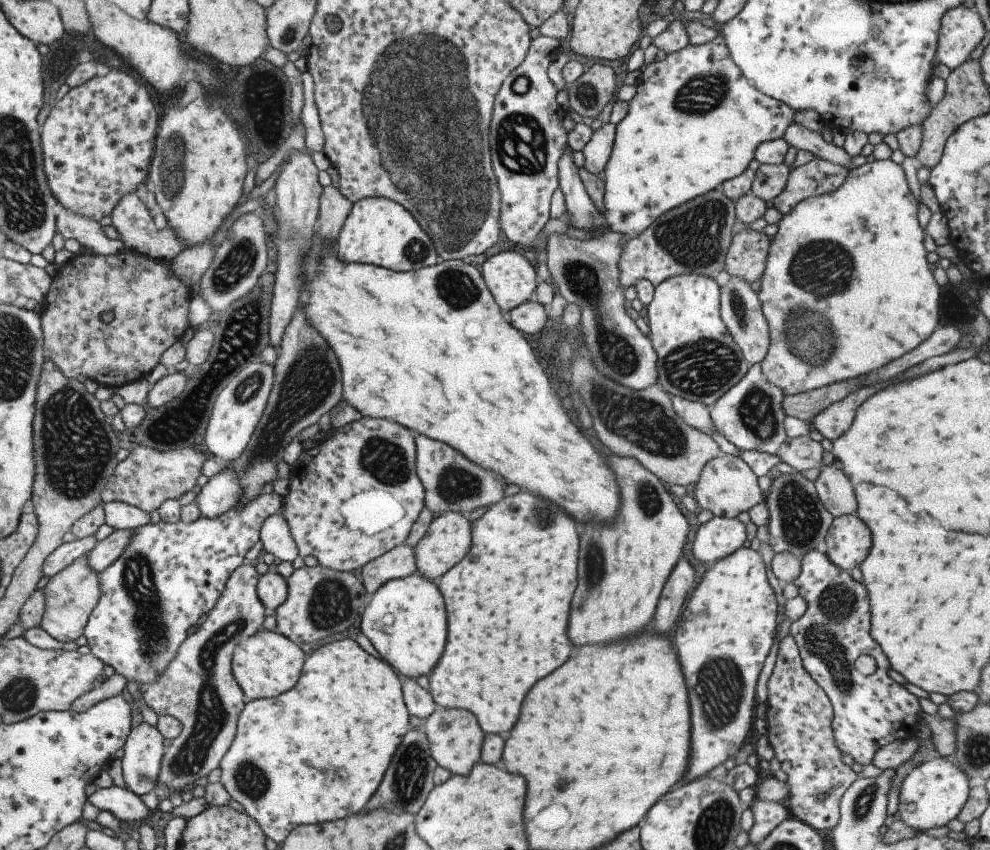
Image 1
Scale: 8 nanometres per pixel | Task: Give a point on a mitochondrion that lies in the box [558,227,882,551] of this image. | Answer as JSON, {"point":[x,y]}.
{"point":[812,339]}

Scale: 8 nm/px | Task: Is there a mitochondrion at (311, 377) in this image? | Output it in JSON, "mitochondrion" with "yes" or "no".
{"mitochondrion":"yes"}

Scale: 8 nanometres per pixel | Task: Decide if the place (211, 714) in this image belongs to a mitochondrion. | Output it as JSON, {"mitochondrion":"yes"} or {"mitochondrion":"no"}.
{"mitochondrion":"yes"}

